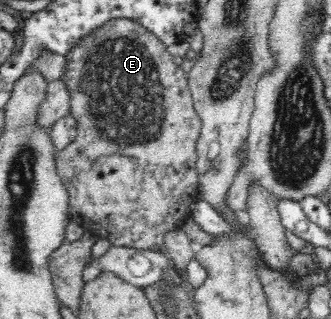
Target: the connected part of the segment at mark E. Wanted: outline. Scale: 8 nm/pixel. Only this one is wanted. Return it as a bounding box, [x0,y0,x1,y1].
[55,17,202,250]

